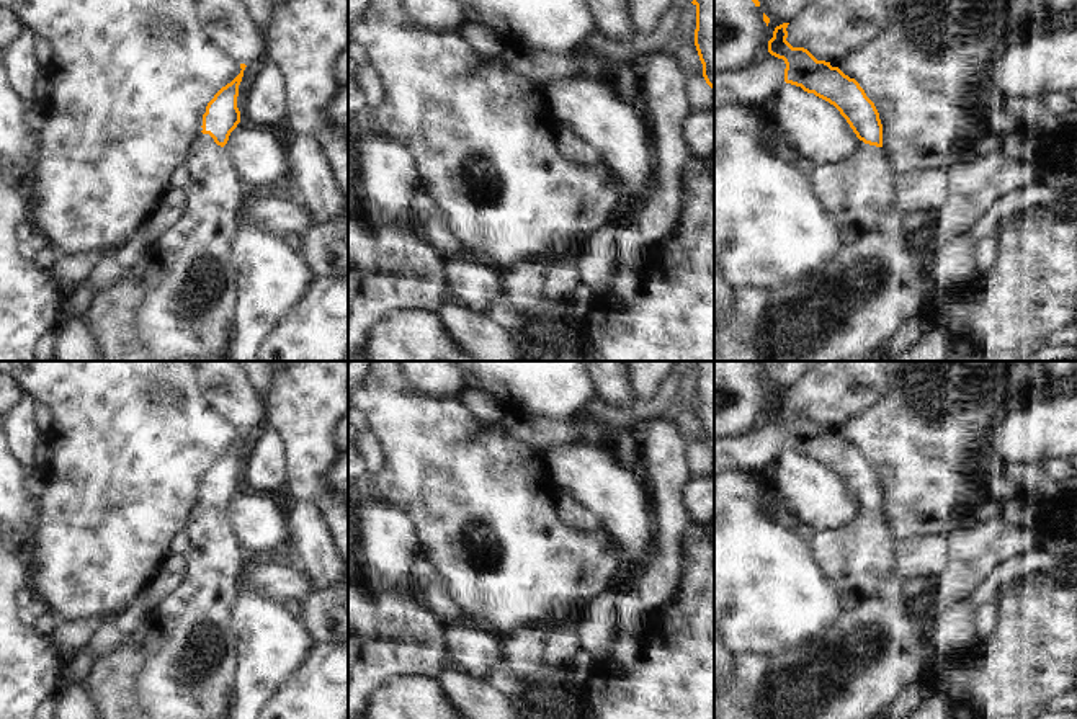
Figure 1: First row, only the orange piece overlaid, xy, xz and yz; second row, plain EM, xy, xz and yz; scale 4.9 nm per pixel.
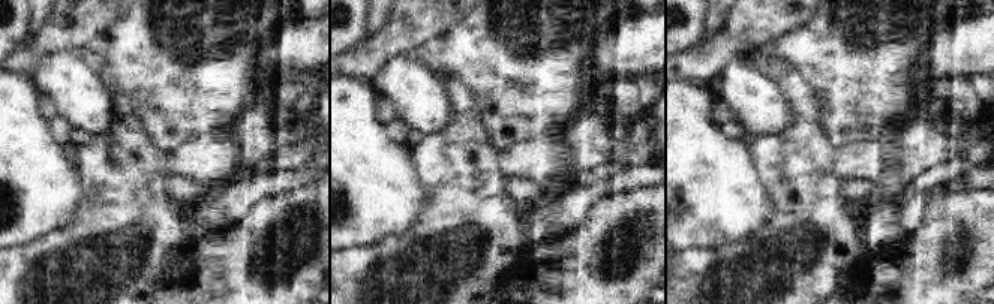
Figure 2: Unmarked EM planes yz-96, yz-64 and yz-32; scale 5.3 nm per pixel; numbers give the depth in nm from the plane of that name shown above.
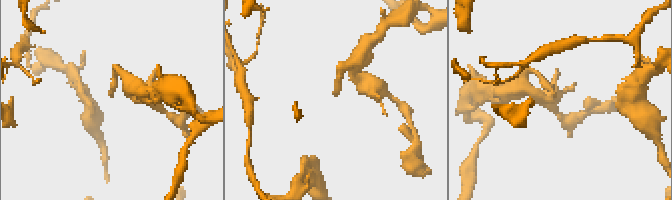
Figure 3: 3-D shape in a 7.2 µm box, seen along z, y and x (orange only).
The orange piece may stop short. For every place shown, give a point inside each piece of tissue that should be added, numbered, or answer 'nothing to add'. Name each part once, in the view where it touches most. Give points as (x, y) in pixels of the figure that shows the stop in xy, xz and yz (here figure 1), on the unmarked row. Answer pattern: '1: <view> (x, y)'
1: yz (857, 667)

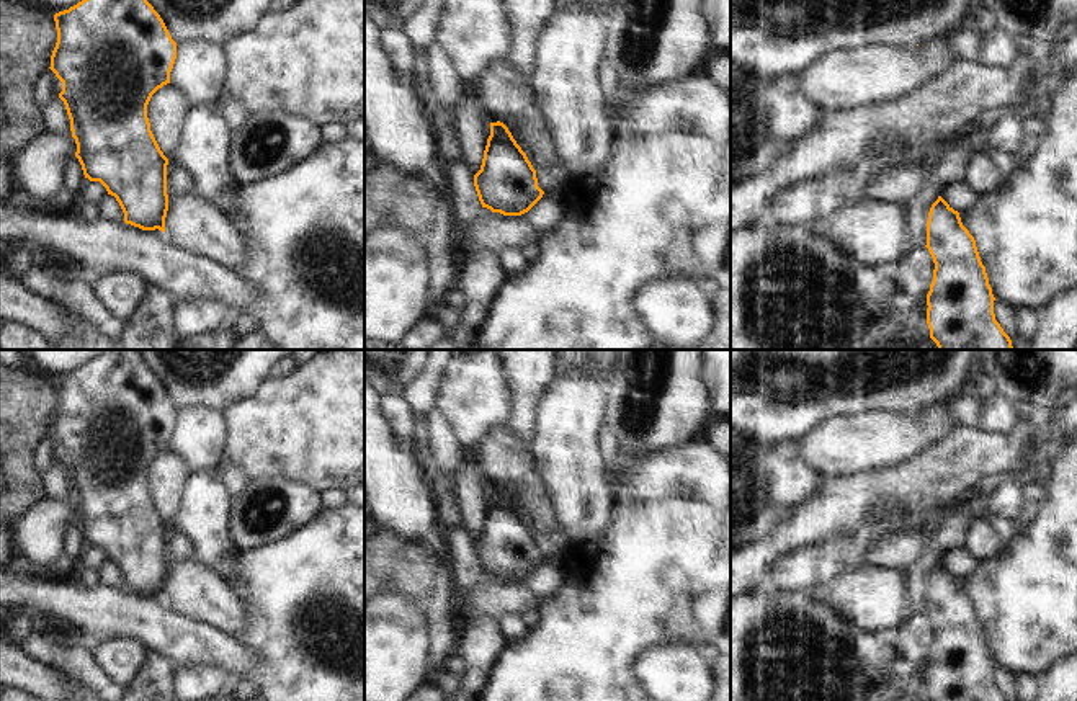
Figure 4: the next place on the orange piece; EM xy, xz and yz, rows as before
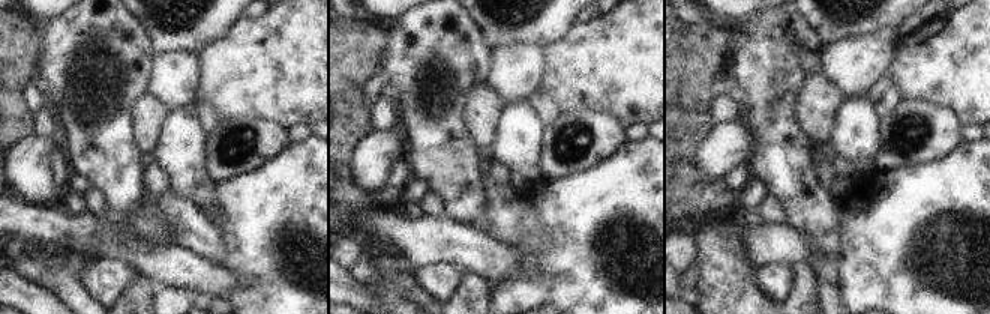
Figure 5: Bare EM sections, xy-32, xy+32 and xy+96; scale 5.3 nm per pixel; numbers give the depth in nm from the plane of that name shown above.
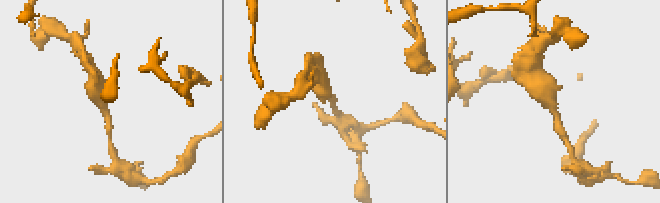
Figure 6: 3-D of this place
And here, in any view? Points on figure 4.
nothing to add

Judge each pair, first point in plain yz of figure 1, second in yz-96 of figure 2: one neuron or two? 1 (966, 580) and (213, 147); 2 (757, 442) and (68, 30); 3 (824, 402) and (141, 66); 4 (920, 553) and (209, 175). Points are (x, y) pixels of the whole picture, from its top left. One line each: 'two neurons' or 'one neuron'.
1: two neurons
2: one neuron
3: two neurons
4: one neuron

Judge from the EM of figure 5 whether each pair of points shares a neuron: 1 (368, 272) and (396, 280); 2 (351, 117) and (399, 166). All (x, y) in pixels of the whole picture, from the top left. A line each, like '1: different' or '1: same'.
1: same
2: different

